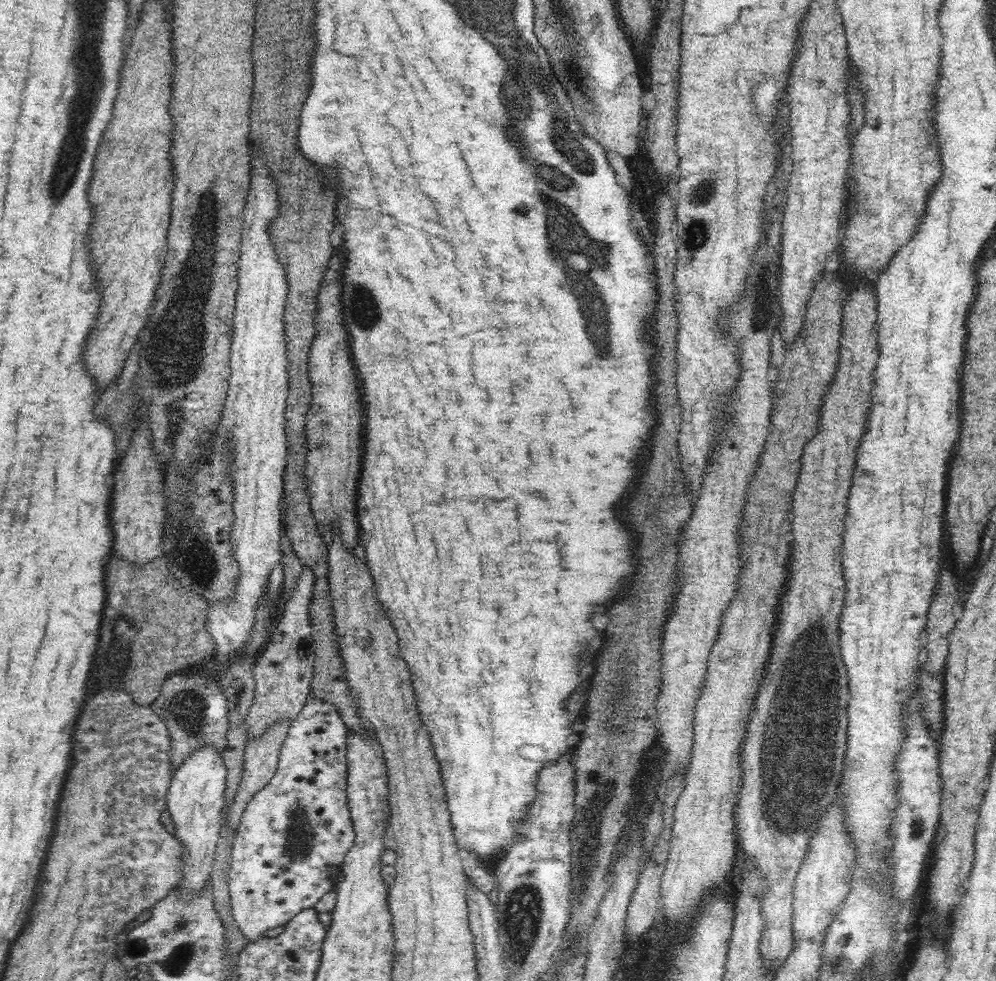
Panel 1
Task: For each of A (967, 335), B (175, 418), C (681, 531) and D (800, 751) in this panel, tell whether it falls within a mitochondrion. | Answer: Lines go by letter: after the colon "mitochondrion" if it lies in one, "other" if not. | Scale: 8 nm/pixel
A: other
B: mitochondrion
C: other
D: mitochondrion

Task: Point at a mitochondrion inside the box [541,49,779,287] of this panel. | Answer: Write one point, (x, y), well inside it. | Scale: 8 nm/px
(696, 234)

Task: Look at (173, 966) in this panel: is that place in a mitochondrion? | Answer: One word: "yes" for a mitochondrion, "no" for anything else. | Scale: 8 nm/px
yes

